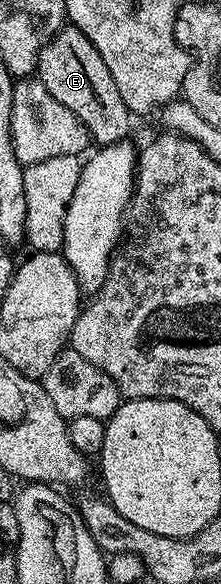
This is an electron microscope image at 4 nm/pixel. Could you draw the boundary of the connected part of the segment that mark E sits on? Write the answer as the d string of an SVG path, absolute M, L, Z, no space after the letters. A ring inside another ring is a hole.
M70 23L53 35L48 44L40 49L40 58L36 60L38 79L69 111L74 111L78 119L88 129L89 138L97 146L113 145L129 136L128 120L130 114L126 103L122 103L122 95L118 95L118 87L114 87L114 79L110 79L110 71L106 71L106 63L102 63L102 55L98 55L98 47L75 29Z

